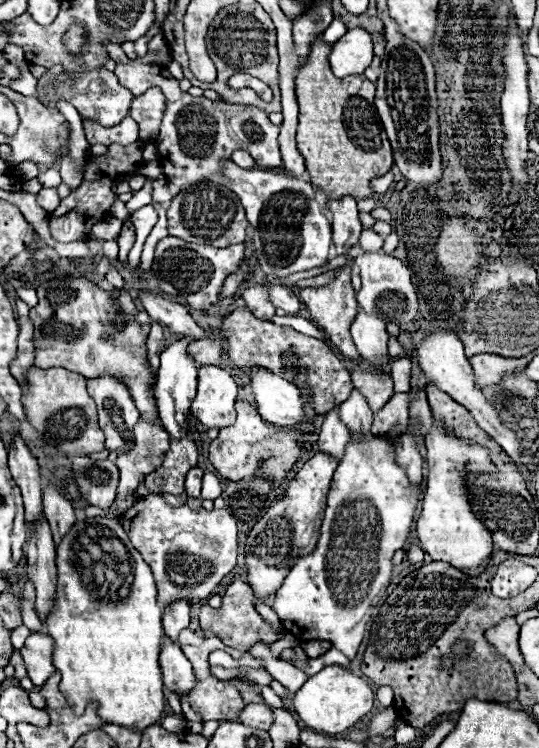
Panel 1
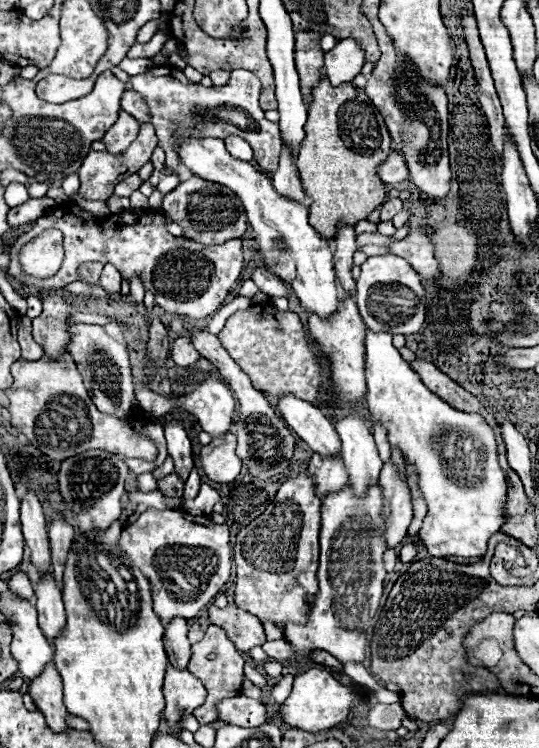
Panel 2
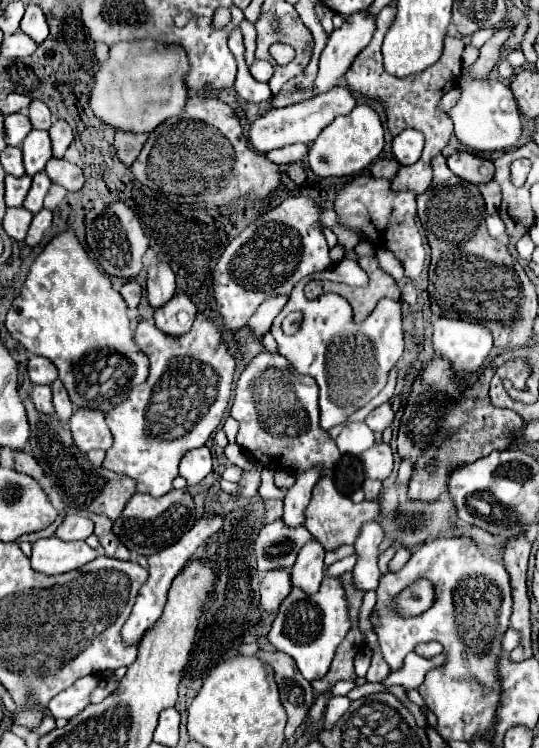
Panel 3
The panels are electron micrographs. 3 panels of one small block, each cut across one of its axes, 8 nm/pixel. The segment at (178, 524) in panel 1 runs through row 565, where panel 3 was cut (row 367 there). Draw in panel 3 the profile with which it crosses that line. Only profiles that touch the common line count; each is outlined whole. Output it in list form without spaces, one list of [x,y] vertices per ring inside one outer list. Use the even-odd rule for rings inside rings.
[[[202,312],[196,314],[192,328],[182,338],[170,338],[170,334],[156,330],[156,324],[140,320],[134,330],[134,342],[138,342],[138,348],[148,356],[150,374],[146,382],[142,382],[142,386],[132,388],[130,394],[122,402],[114,404],[112,410],[106,414],[108,428],[110,432],[114,432],[114,446],[108,448],[102,466],[112,472],[134,478],[138,492],[146,492],[158,498],[172,490],[172,480],[178,476],[180,458],[188,450],[204,446],[204,442],[222,422],[222,416],[230,400],[236,358],[226,334]]]

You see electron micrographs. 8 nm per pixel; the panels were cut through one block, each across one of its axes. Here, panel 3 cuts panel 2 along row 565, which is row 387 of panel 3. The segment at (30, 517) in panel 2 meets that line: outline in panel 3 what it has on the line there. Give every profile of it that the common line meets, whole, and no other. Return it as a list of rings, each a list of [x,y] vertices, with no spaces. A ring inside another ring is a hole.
[[[34,386],[34,390],[32,390],[32,402],[36,404],[36,410],[40,410],[44,414],[52,414],[54,412],[50,386]]]

